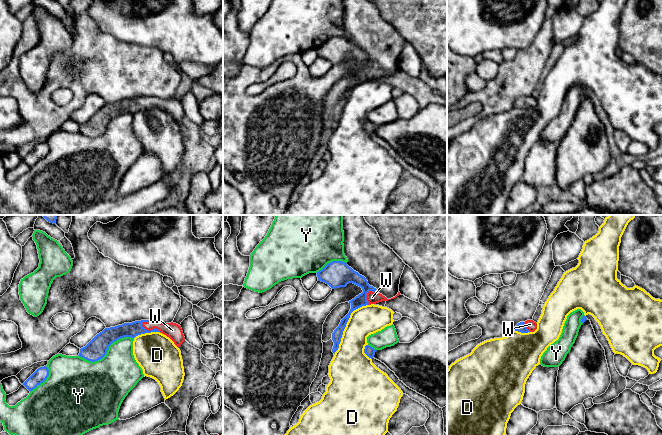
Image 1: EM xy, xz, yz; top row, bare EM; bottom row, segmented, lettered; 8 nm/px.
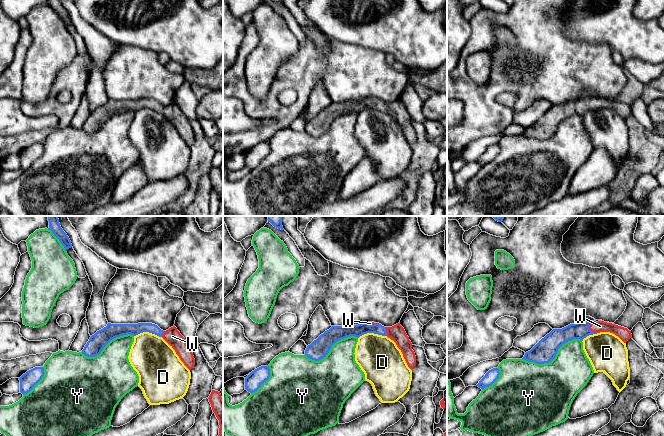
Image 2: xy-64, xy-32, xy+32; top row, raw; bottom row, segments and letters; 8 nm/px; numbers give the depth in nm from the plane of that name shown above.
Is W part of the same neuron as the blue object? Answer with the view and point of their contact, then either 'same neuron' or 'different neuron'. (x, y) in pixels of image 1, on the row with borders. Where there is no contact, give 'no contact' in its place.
meets blue in xy at (151, 330); same neuron

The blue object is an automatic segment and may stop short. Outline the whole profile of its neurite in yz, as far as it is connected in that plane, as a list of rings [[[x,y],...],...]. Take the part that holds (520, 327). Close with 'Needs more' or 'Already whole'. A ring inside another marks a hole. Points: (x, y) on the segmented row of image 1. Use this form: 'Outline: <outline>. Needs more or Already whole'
Outline: [[[527,320],[525,322],[518,323],[514,330],[521,333],[534,332],[537,329],[537,323],[533,320]]]. Needs more

